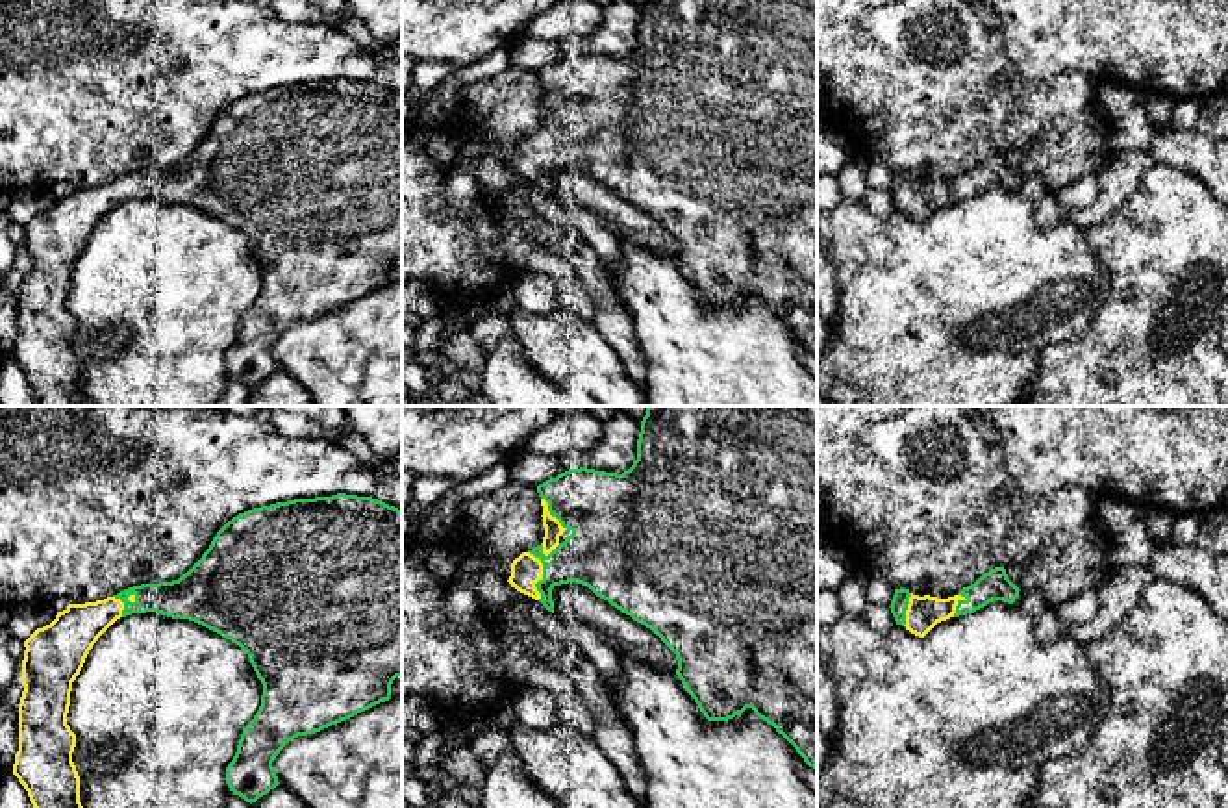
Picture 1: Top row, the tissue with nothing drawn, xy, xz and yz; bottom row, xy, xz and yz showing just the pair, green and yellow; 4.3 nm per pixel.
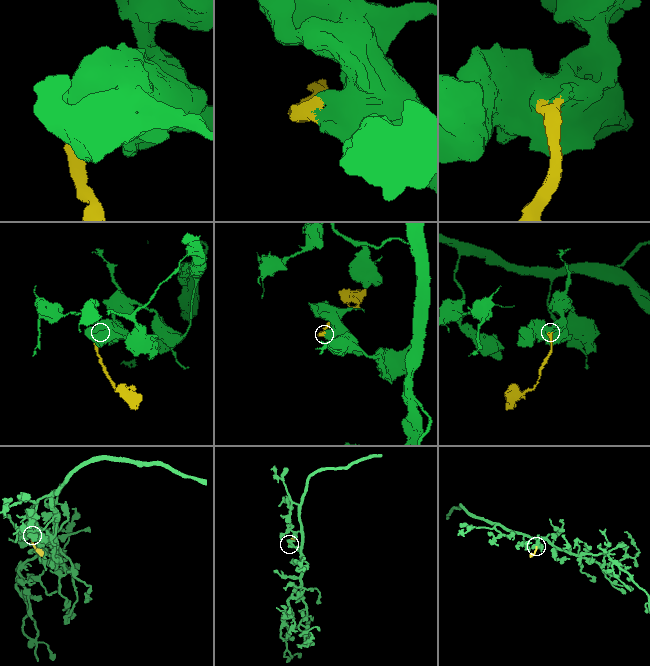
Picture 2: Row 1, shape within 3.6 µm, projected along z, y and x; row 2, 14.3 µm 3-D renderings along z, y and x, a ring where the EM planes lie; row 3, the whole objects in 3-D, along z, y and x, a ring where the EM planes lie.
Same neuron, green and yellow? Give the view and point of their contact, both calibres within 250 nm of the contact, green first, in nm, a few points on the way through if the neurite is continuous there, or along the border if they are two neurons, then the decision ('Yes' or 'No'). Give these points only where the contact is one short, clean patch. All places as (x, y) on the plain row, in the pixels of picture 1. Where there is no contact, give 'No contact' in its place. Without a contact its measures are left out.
Touches green at xz (543, 160). Thickness 280 nm (green) against 140 nm. Yes

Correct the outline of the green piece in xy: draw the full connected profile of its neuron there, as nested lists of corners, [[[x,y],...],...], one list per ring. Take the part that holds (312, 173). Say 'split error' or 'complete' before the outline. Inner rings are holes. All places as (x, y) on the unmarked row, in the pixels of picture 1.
split error; [[[346,78],[254,93],[228,106],[202,143],[178,165],[141,169],[104,185],[69,189],[50,209],[37,213],[24,226],[24,276],[13,360],[28,376],[39,406],[87,402],[72,347],[76,319],[67,309],[72,267],[93,230],[117,204],[146,196],[194,206],[248,239],[263,269],[261,291],[243,313],[237,337],[226,352],[226,369],[252,389],[280,369],[272,347],[291,324],[320,317],[391,284],[391,269],[402,261],[402,95]]]

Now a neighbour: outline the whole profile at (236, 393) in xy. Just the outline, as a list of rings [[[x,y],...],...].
[[[228,376],[226,389],[211,406],[243,406],[250,397],[250,387]]]

